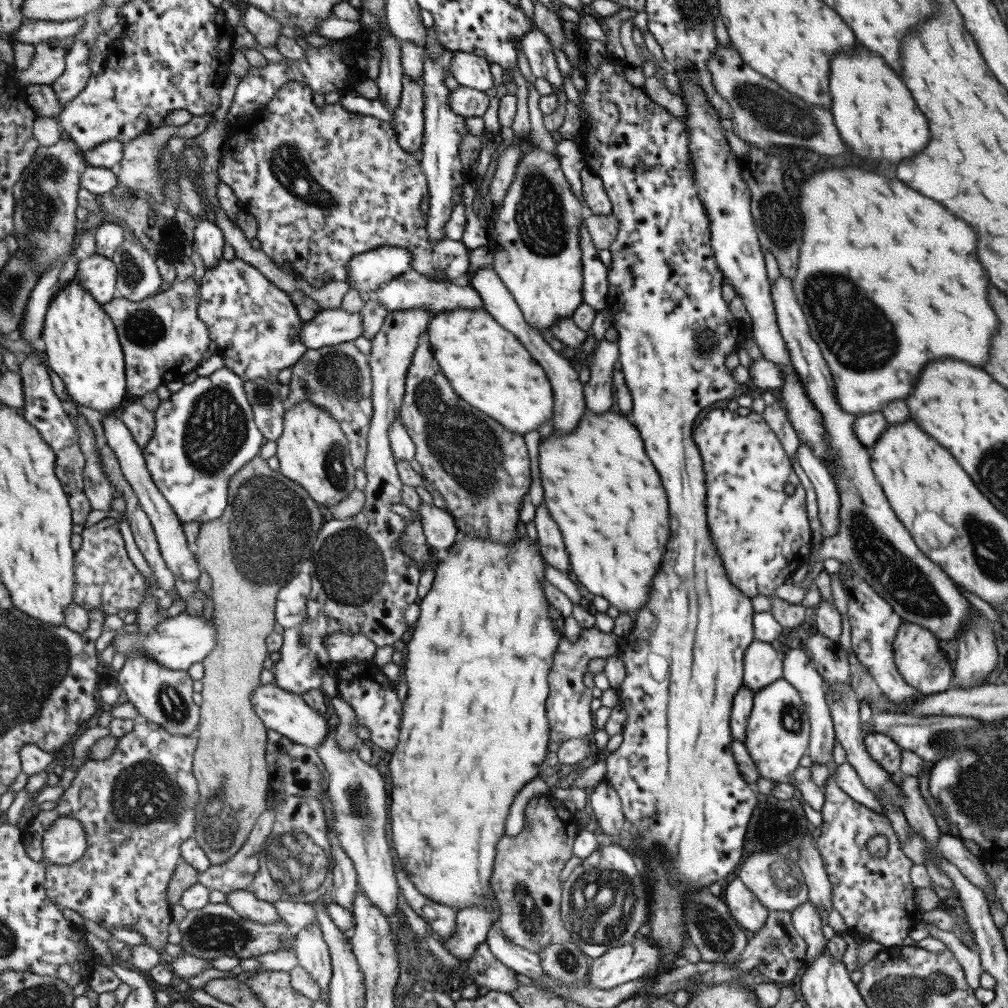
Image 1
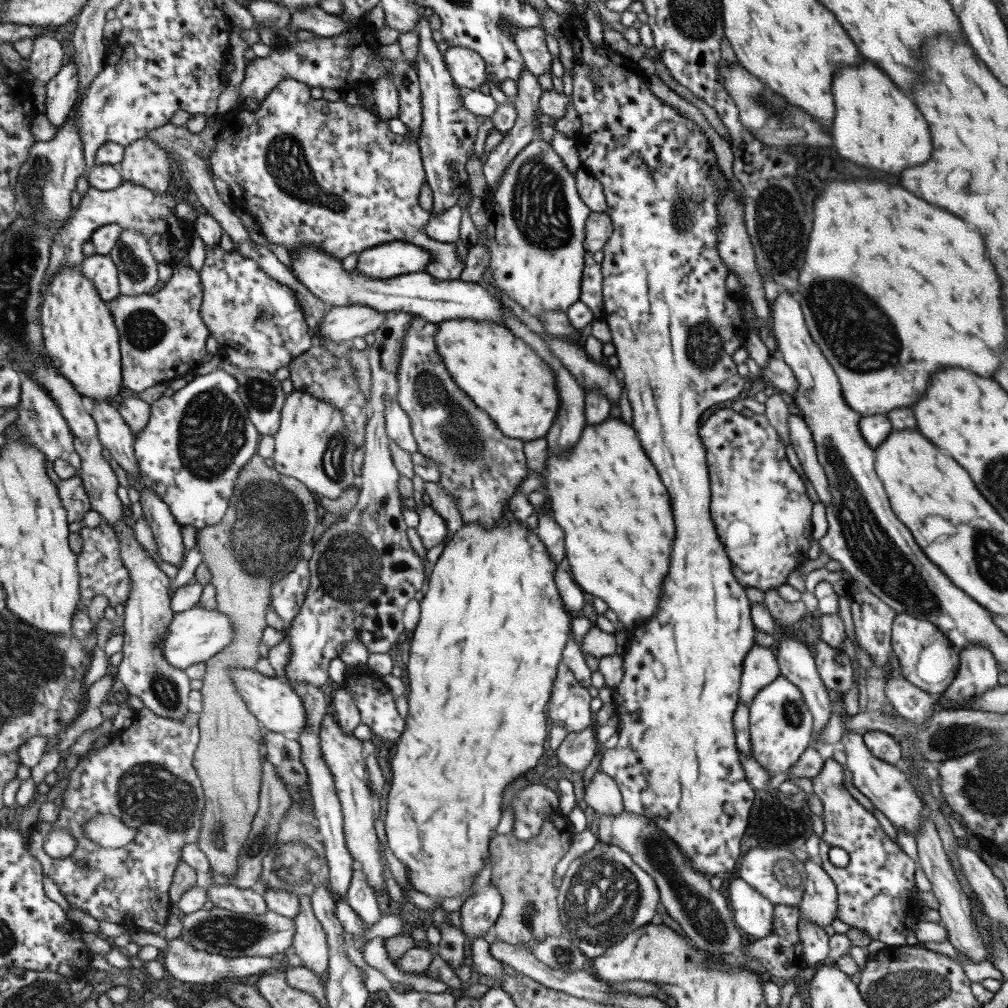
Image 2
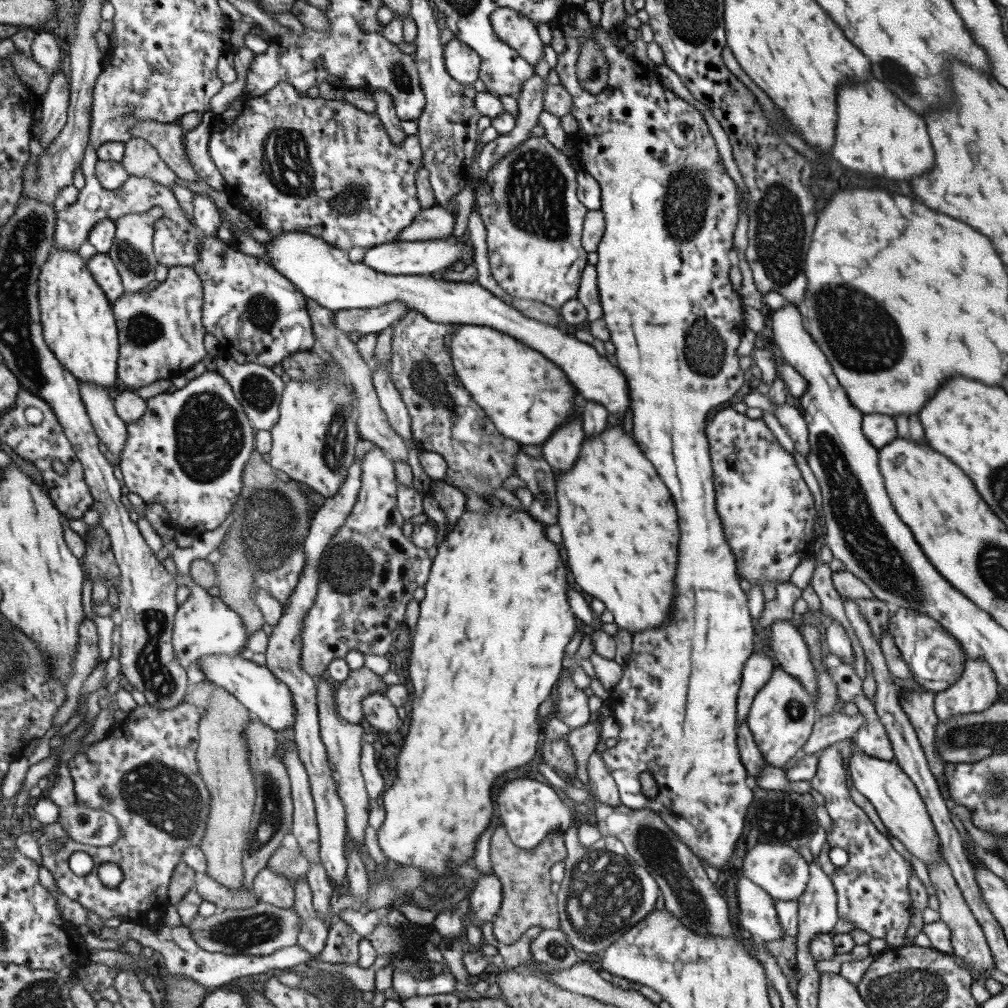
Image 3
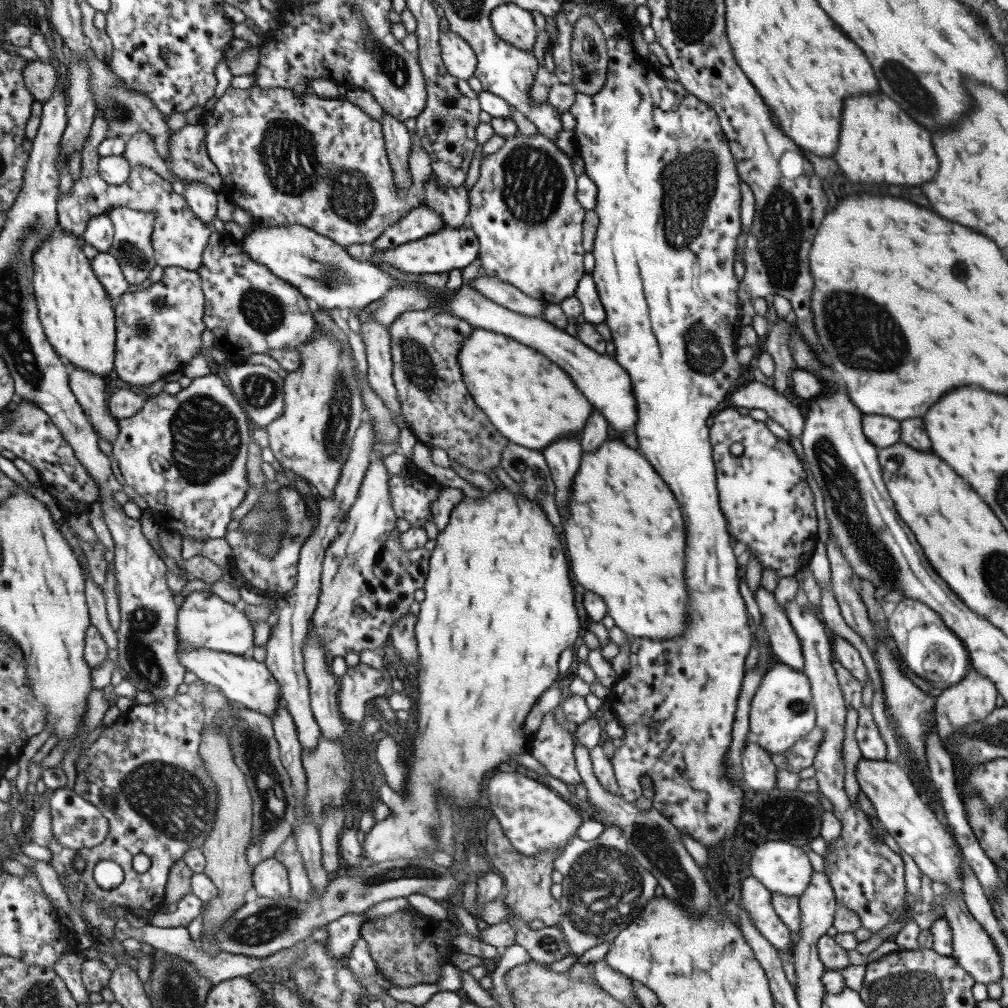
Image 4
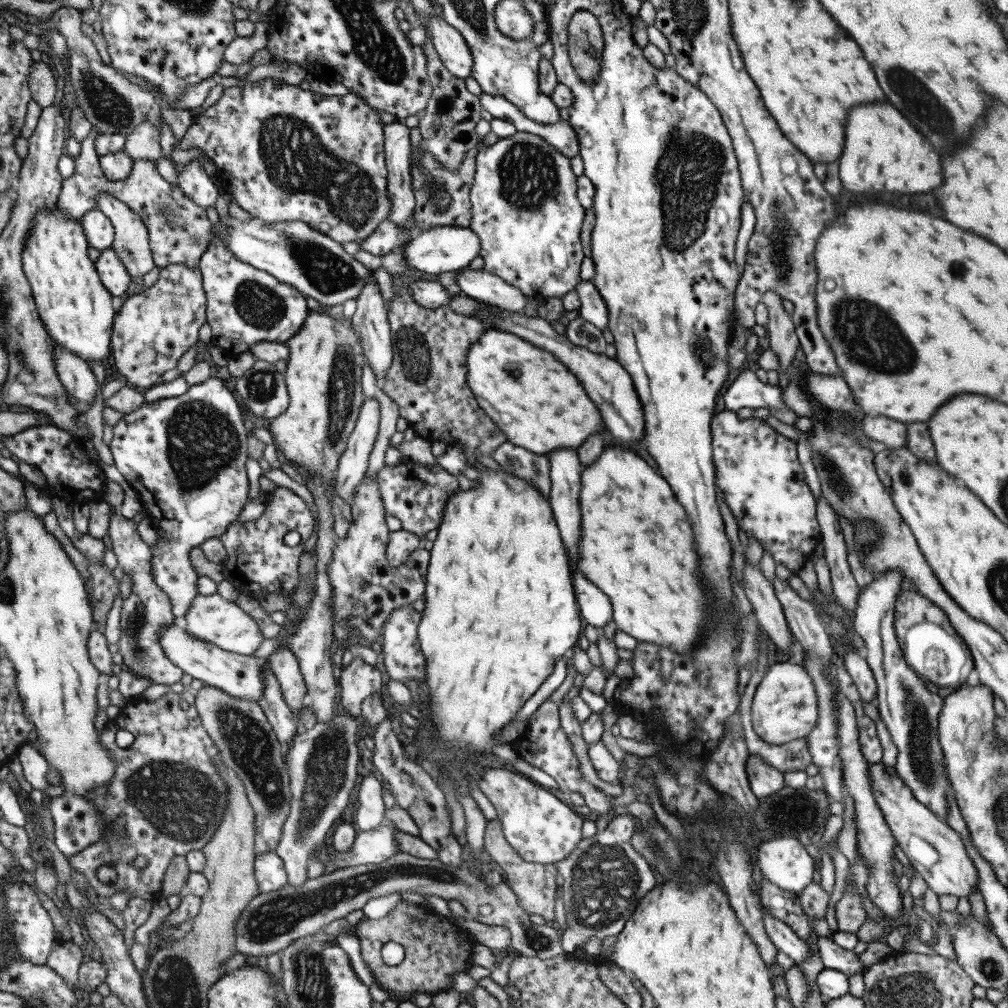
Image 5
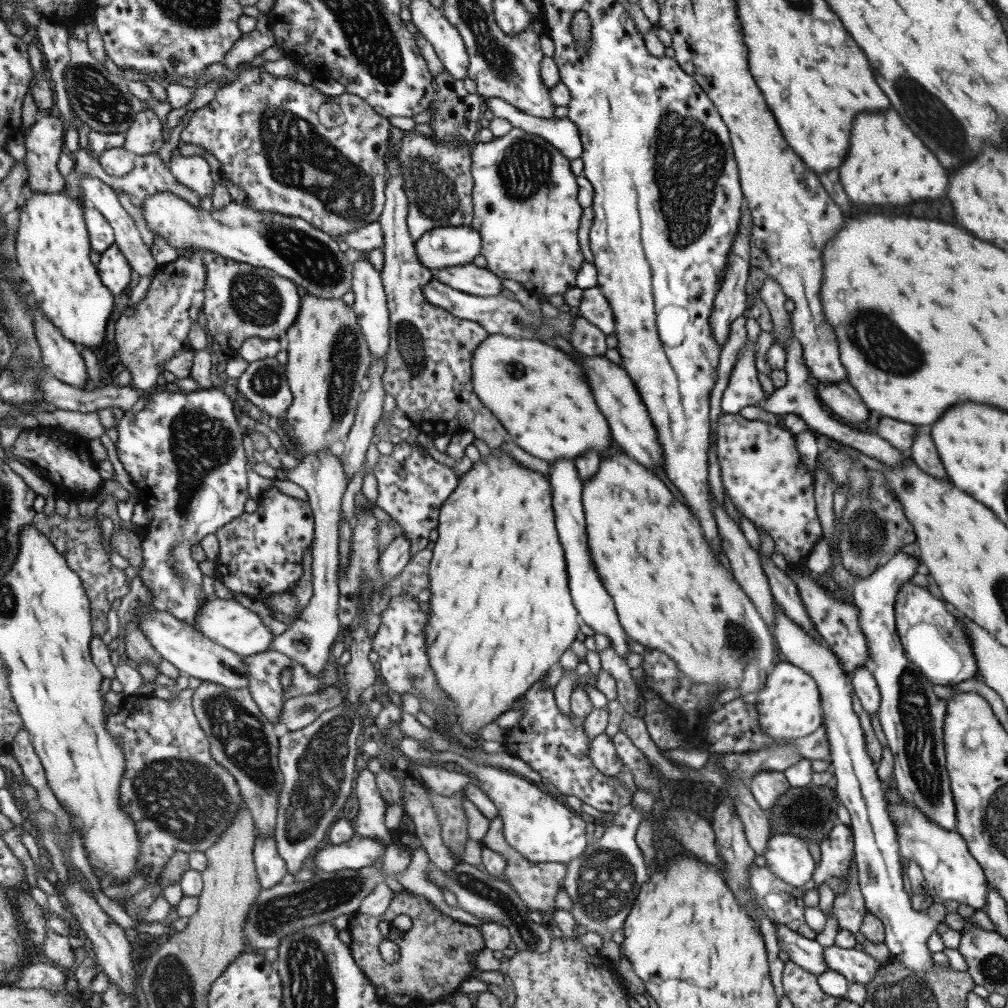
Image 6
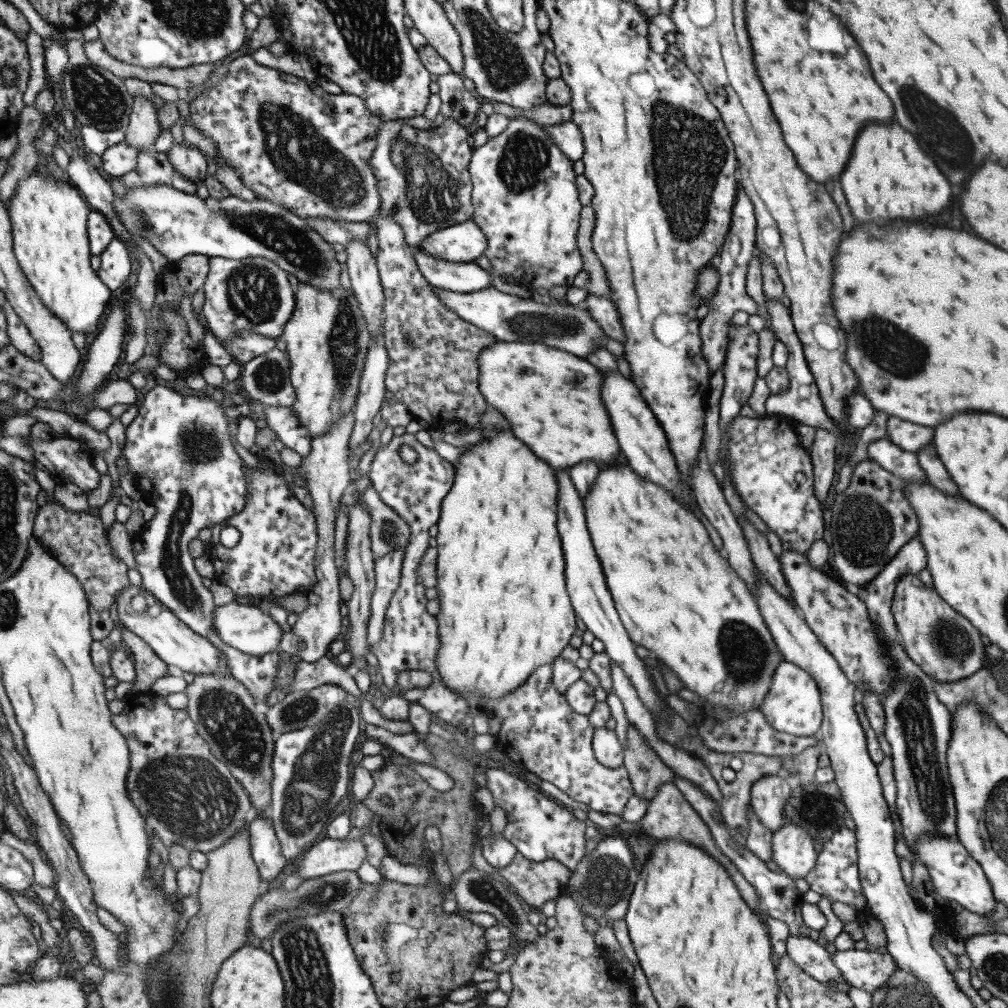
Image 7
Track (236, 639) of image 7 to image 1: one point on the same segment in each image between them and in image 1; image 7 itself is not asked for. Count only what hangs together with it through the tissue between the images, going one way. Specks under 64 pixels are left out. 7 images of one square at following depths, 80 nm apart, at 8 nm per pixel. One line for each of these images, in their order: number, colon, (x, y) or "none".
1: (177, 643)
2: (194, 636)
3: (204, 625)
4: (204, 620)
5: (212, 618)
6: (229, 623)

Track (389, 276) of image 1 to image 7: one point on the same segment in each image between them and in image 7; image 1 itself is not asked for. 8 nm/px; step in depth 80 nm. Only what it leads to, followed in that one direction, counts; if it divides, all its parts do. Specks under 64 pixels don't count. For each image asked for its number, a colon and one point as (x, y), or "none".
2: (397, 258)
3: (401, 258)
4: (450, 248)
5: (442, 249)
6: (441, 248)
7: (464, 242)

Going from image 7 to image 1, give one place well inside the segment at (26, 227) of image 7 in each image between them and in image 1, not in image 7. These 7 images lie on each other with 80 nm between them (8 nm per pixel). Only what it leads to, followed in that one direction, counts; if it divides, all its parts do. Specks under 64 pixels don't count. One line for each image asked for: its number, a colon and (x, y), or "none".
1: (83, 346)
2: (83, 340)
3: (81, 328)
4: (75, 307)
5: (77, 308)
6: (53, 245)

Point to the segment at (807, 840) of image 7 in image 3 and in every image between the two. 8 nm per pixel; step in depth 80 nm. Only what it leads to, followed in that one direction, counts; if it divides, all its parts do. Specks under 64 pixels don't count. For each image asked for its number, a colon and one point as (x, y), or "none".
3: (779, 870)
4: (782, 868)
5: (784, 862)
6: (786, 855)

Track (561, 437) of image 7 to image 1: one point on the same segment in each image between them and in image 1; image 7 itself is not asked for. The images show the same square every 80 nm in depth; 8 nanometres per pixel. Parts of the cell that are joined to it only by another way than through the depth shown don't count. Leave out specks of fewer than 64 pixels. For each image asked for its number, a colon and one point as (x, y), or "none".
1: (489, 368)
2: (500, 374)
3: (524, 394)
4: (530, 400)
5: (531, 397)
6: (538, 393)

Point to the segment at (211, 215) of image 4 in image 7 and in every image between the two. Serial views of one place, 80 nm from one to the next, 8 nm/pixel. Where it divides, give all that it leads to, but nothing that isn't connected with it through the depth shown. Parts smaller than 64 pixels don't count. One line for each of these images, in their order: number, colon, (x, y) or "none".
5: (193, 178)
6: (194, 172)
7: (190, 162)

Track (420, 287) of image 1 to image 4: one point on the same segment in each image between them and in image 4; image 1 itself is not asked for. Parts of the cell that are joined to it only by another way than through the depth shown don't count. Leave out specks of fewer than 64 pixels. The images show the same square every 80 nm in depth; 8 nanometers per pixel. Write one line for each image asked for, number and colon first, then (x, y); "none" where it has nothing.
2: (436, 300)
3: (323, 272)
4: (318, 266)

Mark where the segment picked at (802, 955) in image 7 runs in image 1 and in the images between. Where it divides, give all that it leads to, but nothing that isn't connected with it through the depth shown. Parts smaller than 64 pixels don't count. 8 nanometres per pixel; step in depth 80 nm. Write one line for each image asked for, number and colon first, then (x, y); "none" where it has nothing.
1: (750, 915)
2: (752, 914)
3: (757, 916)
4: (754, 898)
5: (783, 939)
6: (807, 954)

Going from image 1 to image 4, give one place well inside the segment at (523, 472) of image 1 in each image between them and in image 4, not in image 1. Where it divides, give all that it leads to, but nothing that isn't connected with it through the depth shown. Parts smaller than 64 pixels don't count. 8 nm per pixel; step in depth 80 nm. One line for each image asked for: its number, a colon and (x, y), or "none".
2: (481, 468)
3: (445, 420)
4: (440, 412)

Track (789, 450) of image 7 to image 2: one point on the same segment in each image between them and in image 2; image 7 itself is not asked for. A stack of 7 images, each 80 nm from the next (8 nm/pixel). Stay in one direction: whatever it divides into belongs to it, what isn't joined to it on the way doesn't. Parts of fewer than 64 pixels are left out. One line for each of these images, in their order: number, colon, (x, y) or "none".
2: (759, 506)
3: (766, 511)
4: (762, 493)
5: (756, 469)
6: (761, 472)

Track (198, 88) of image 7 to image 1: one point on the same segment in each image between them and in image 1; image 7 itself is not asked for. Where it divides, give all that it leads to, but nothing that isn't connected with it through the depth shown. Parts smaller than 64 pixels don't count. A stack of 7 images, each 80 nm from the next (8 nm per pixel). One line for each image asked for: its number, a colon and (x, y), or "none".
1: (325, 185)
2: (311, 170)
3: (292, 163)
4: (288, 158)
5: (283, 153)
6: (292, 149)

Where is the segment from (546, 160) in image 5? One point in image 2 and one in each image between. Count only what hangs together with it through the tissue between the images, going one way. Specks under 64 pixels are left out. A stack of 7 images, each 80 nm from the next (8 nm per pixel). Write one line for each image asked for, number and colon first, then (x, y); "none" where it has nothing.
2: (534, 234)
3: (527, 202)
4: (523, 208)

